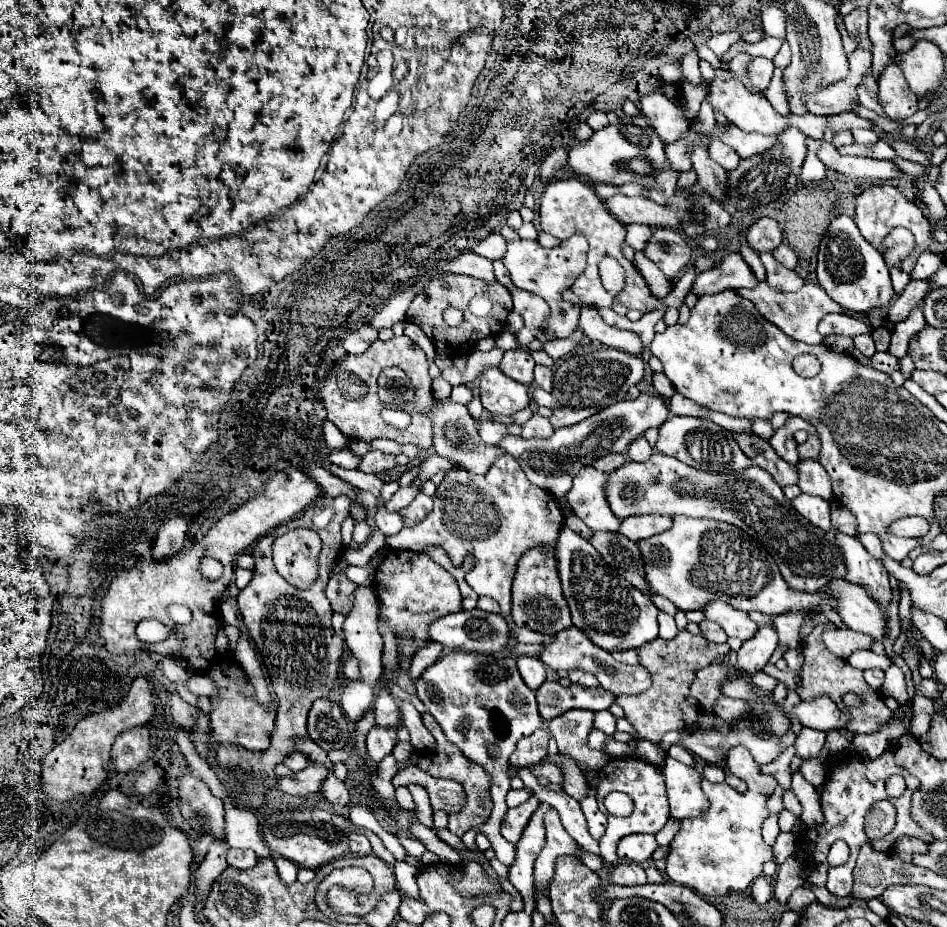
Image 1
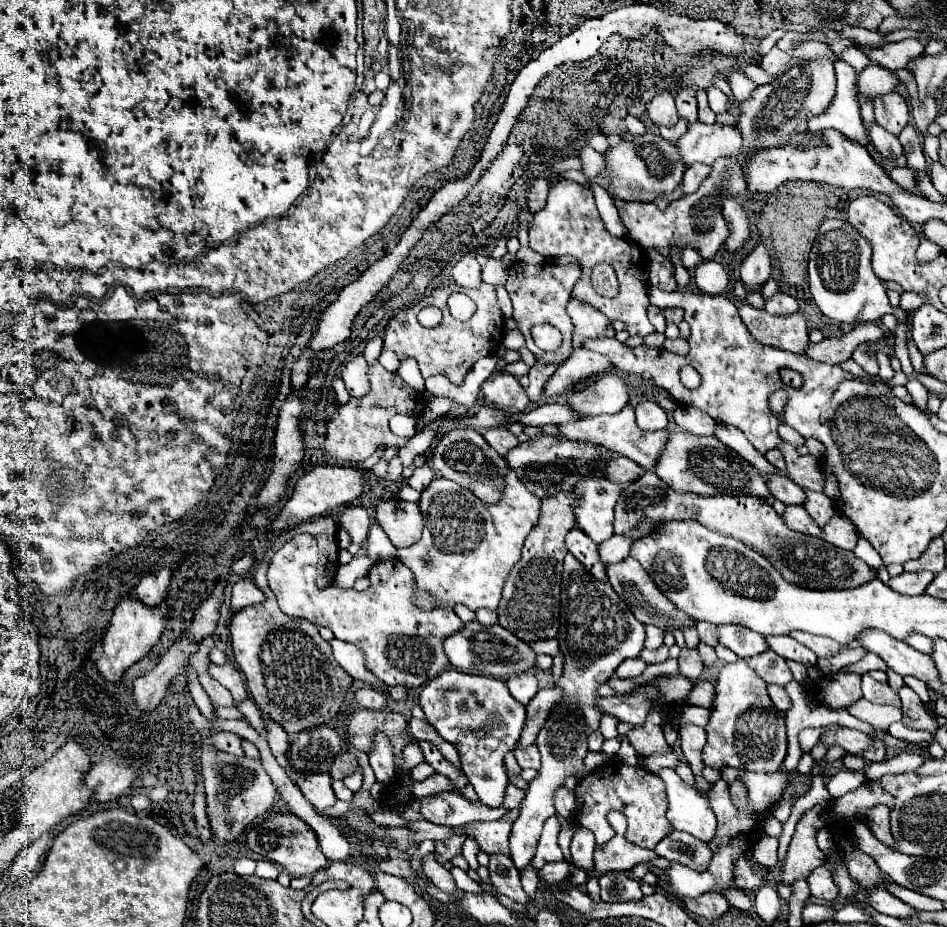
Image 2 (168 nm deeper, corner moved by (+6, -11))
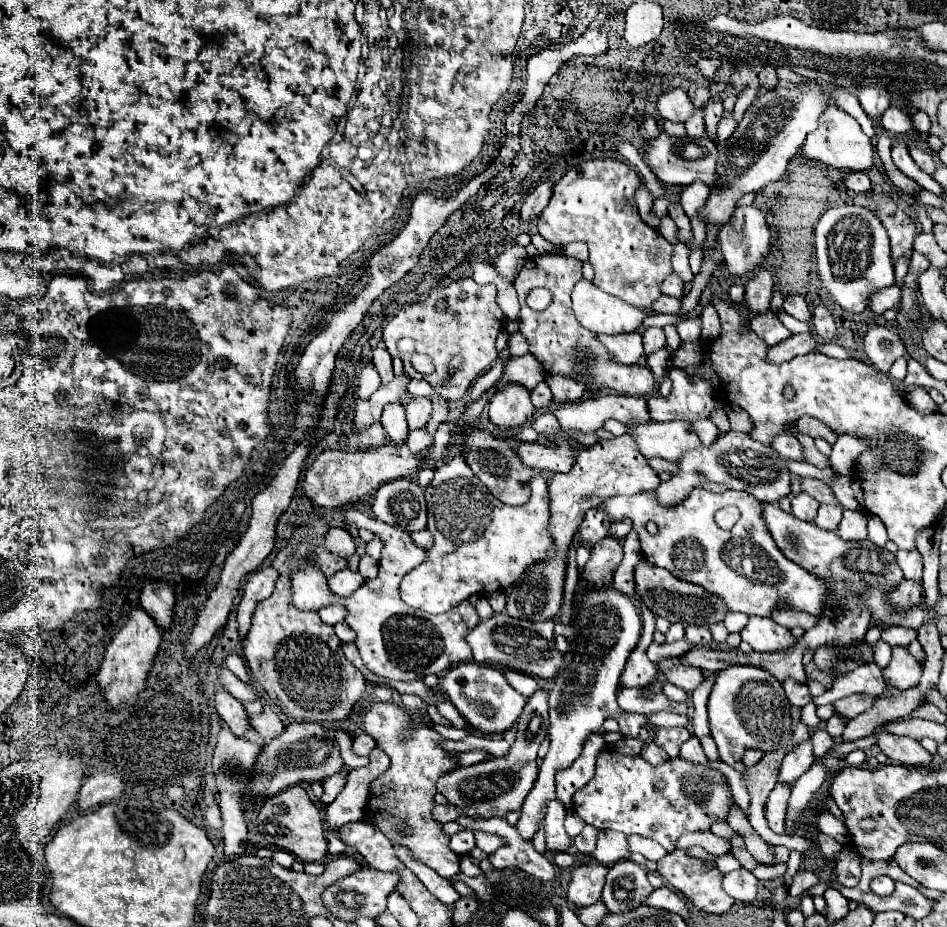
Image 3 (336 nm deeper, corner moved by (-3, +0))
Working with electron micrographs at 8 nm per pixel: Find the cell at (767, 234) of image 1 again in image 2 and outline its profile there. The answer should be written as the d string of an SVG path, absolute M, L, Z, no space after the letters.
M764 245L756 247L740 265L740 279L746 291L758 291L770 279L770 257Z

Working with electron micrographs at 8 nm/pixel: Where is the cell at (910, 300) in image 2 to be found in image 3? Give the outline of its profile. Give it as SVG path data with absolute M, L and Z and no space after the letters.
M889 286L887 290L875 292L875 294L871 296L869 308L871 308L875 314L883 314L885 310L897 308L897 306L899 306L899 300L901 300L901 288L899 288L899 286Z

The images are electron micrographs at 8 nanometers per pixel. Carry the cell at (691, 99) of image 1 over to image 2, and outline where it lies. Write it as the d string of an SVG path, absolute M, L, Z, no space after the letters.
M680 119L672 129L668 129L668 127L660 127L660 135L662 135L664 139L668 139L668 141L676 143L676 141L686 133L686 129L688 129L686 121L682 121L682 119Z

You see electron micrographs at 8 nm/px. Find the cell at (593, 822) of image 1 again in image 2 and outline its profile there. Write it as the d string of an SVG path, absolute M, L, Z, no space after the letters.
M576 827L576 835L570 845L572 863L584 871L590 871L594 865L594 859L592 859L594 847L596 847L594 835L590 835L590 831L586 831L584 827Z

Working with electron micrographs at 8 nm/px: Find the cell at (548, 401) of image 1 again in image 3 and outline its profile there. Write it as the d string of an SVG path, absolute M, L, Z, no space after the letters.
M675 420L675 422L631 422L627 424L627 434L635 438L639 452L645 458L665 458L665 460L679 460L685 450L691 450L701 444L697 434L691 430L689 422Z

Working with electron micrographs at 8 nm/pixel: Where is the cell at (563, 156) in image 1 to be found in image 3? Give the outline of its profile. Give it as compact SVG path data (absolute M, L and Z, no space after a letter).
M545 180L541 182L525 200L523 208L521 208L521 218L531 222L535 220L543 210L545 206L549 204L549 198L551 198L551 192L553 192L553 182L551 180Z

